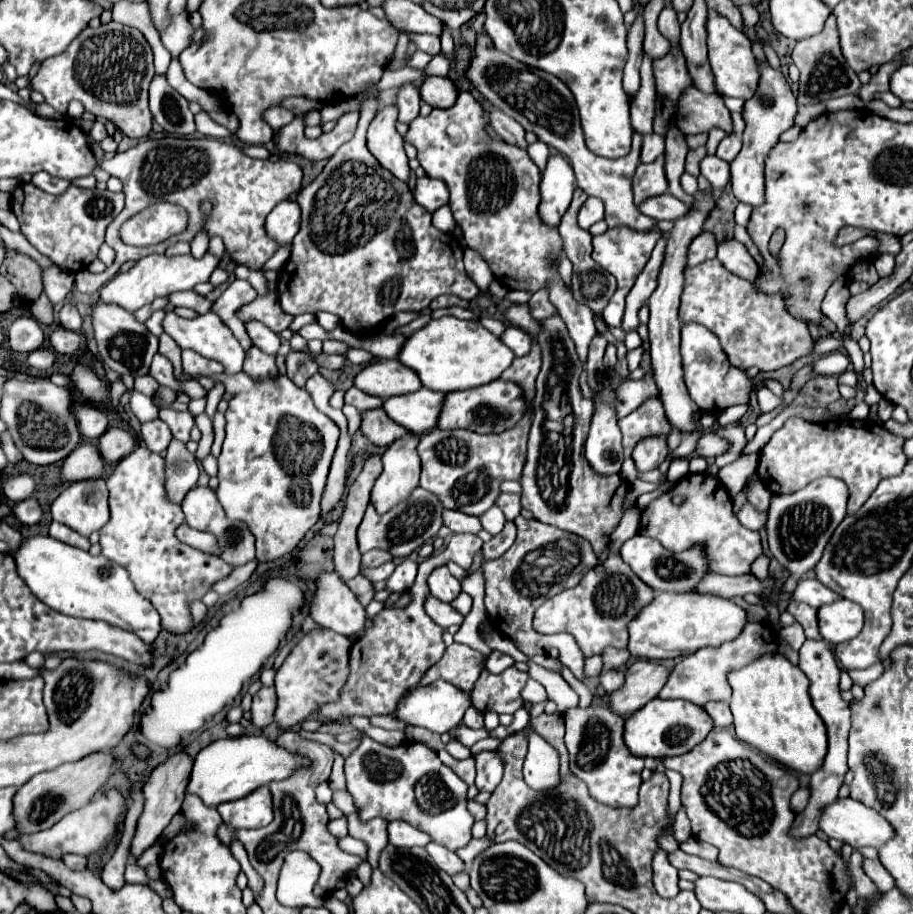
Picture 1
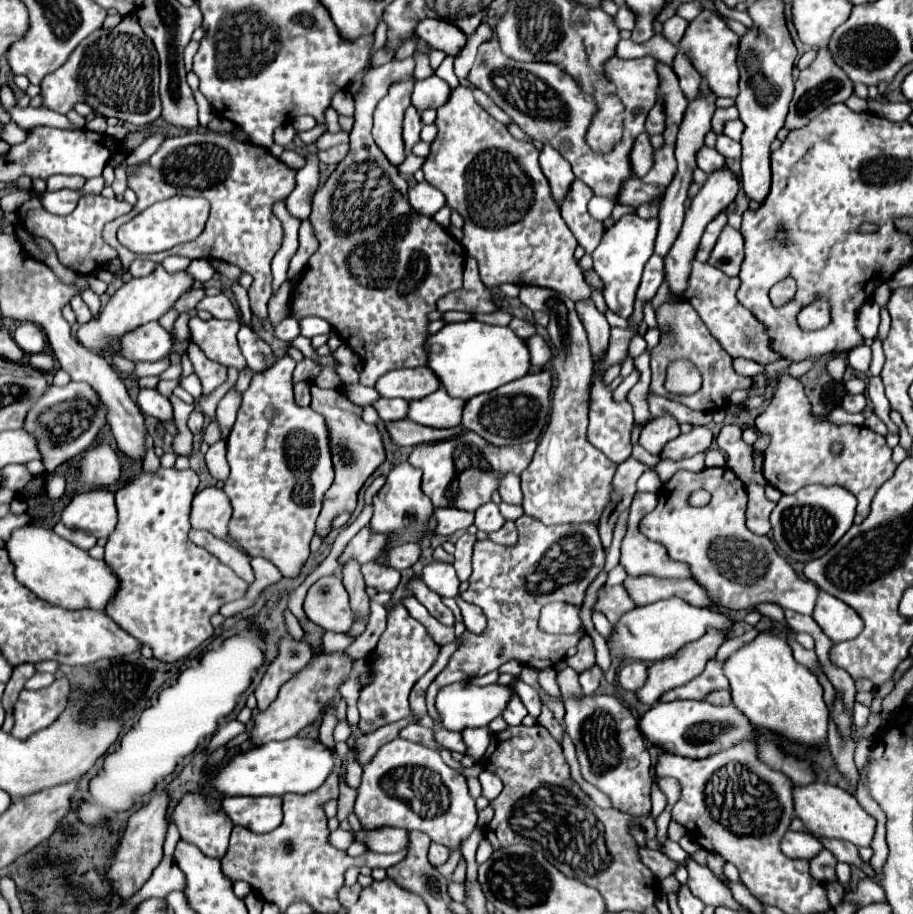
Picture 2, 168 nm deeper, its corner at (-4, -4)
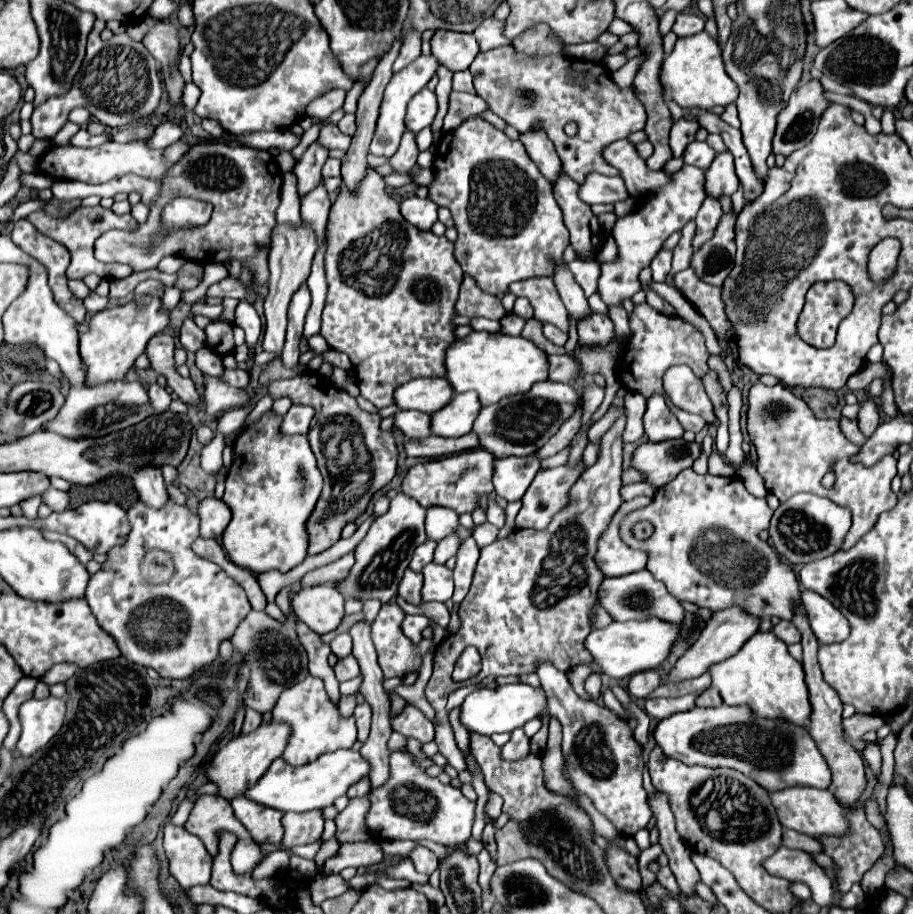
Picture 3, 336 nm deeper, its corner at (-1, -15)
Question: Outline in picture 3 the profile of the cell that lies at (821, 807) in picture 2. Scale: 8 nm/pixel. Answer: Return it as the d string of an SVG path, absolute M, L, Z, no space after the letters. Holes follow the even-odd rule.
M792 786L792 788L772 792L770 800L772 800L778 820L784 828L790 828L790 830L796 830L796 832L802 832L808 836L822 836L822 834L842 836L848 832L846 808L842 808L828 790L810 788L810 786L800 786L800 788Z

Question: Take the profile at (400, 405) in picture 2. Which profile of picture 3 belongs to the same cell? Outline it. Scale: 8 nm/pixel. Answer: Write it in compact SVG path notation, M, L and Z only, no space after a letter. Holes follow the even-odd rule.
M402 410L394 416L396 428L400 428L408 440L428 438L430 432L430 416L418 410Z

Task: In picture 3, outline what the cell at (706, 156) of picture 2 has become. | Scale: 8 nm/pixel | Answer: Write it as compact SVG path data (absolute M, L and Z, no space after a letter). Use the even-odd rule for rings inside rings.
M694 140L694 144L688 144L688 148L684 150L682 160L684 160L684 164L692 164L692 166L698 166L698 168L706 170L712 164L714 156L716 156L716 152L708 144Z

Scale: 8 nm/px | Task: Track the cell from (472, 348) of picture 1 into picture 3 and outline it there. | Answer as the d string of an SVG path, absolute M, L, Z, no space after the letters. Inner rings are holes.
M472 332L446 350L446 370L446 378L456 392L474 390L478 392L482 406L490 406L502 398L528 392L536 382L548 380L548 354L522 336Z

